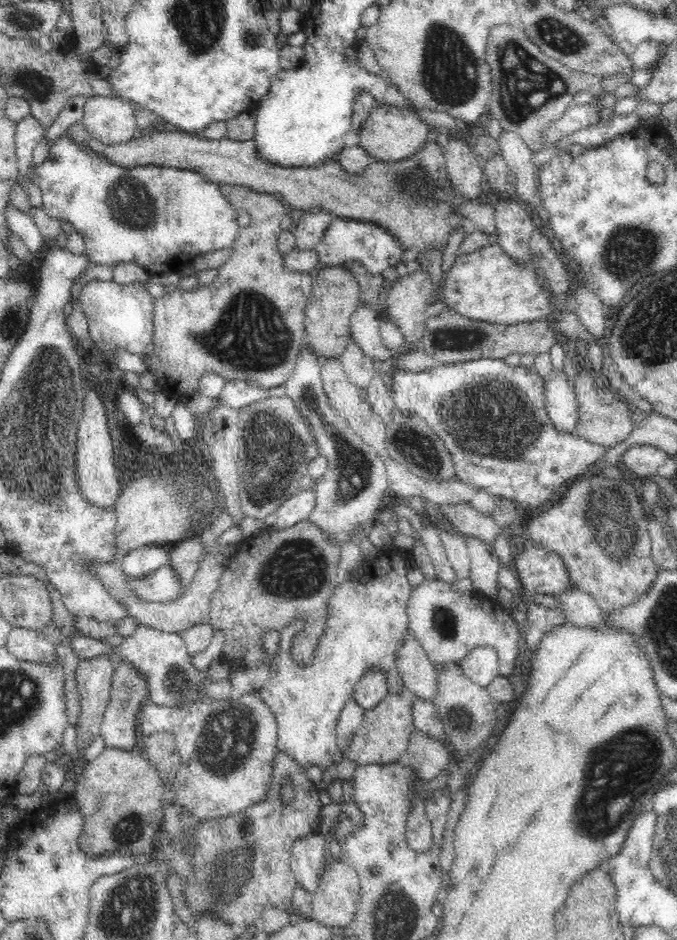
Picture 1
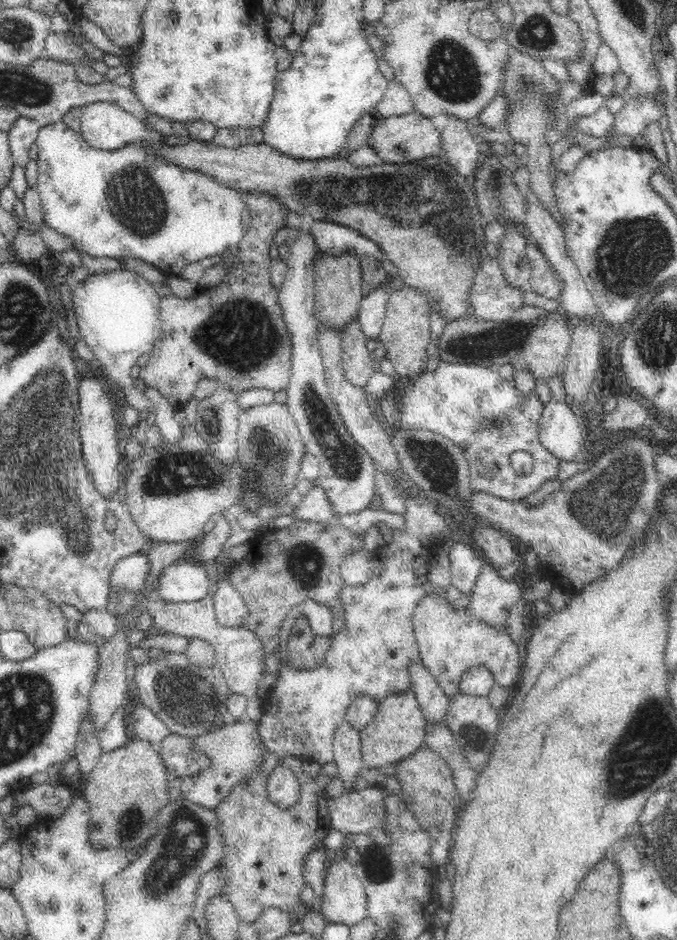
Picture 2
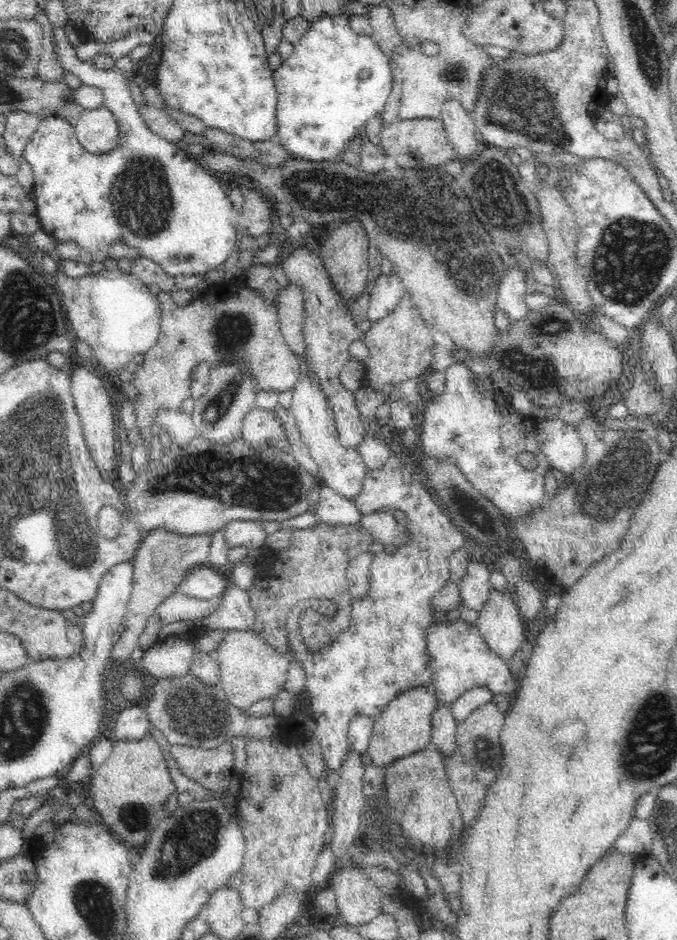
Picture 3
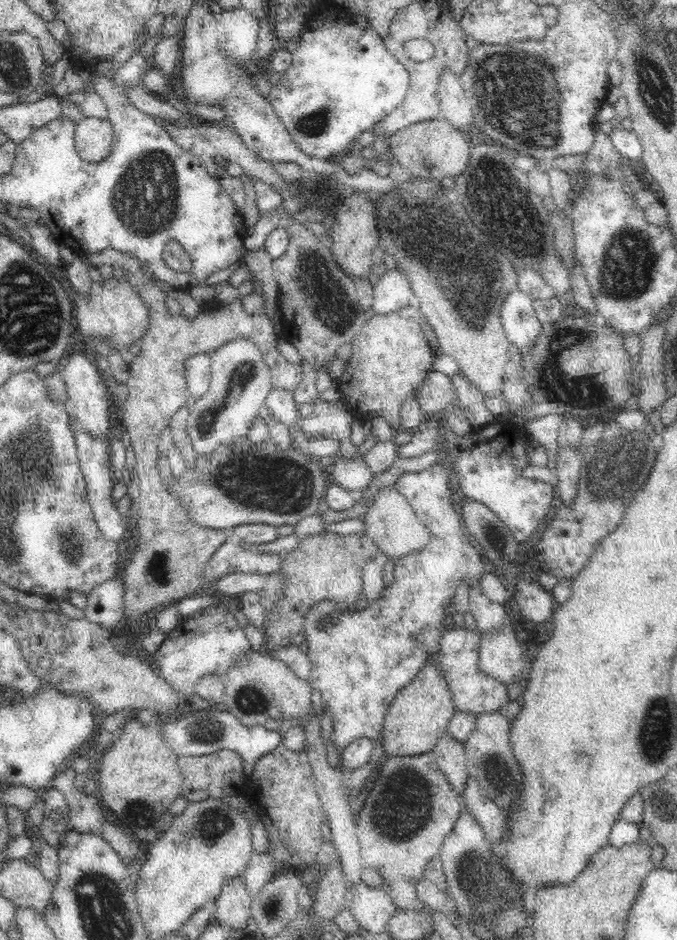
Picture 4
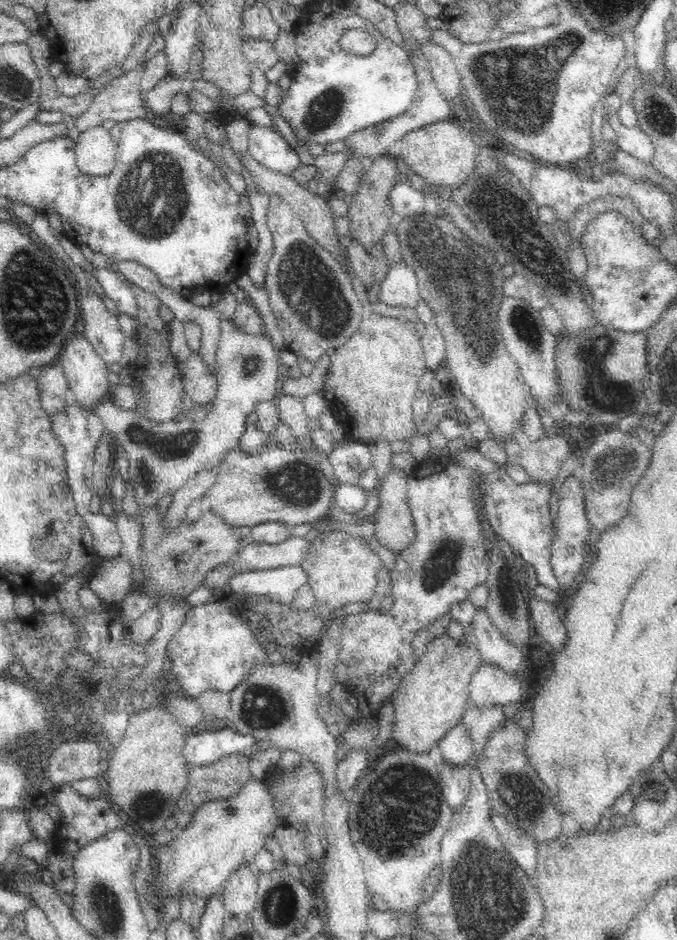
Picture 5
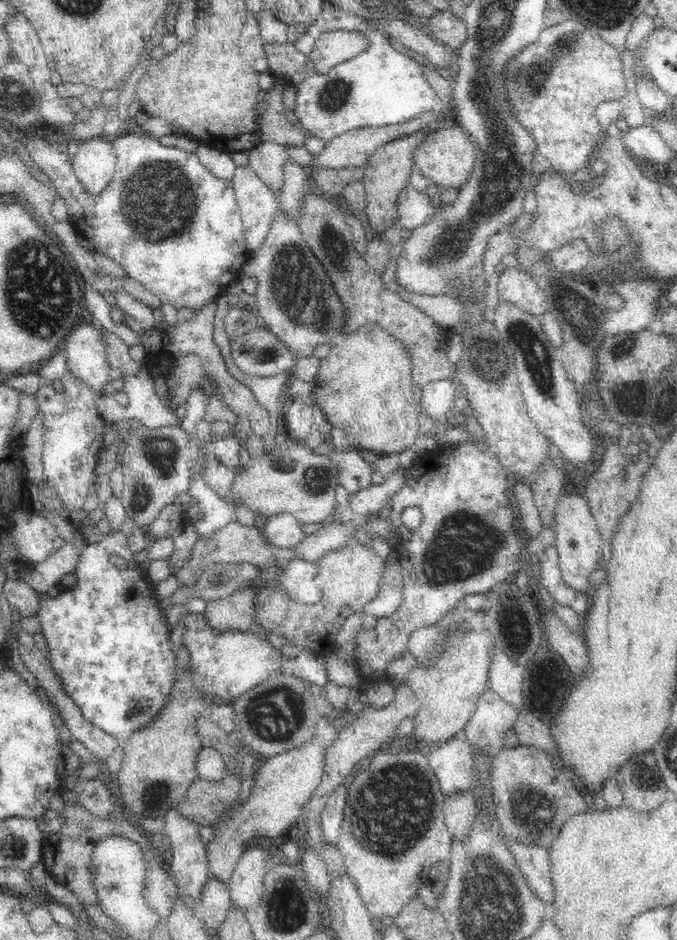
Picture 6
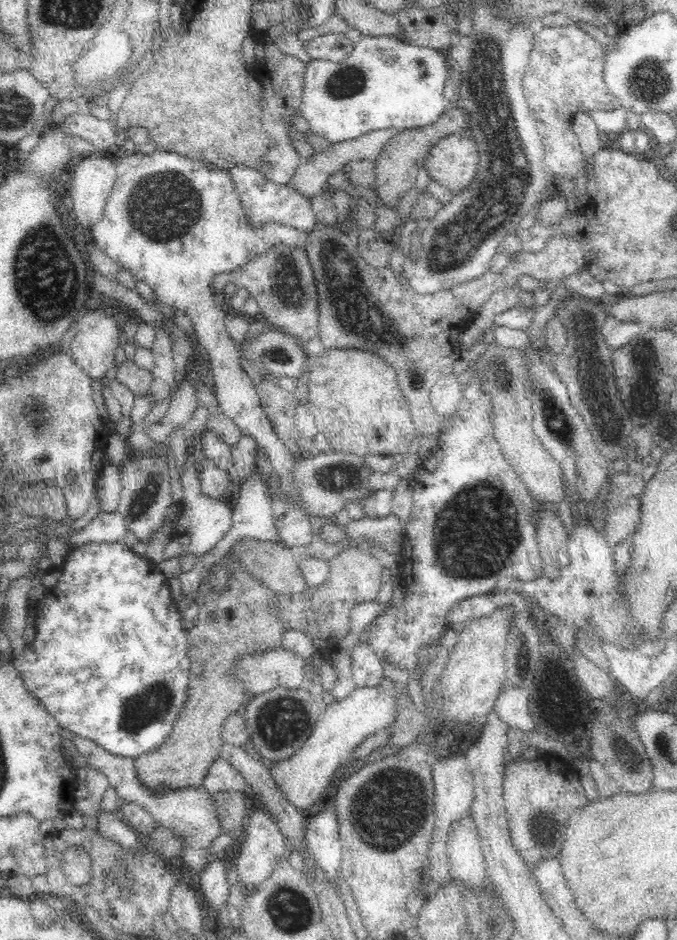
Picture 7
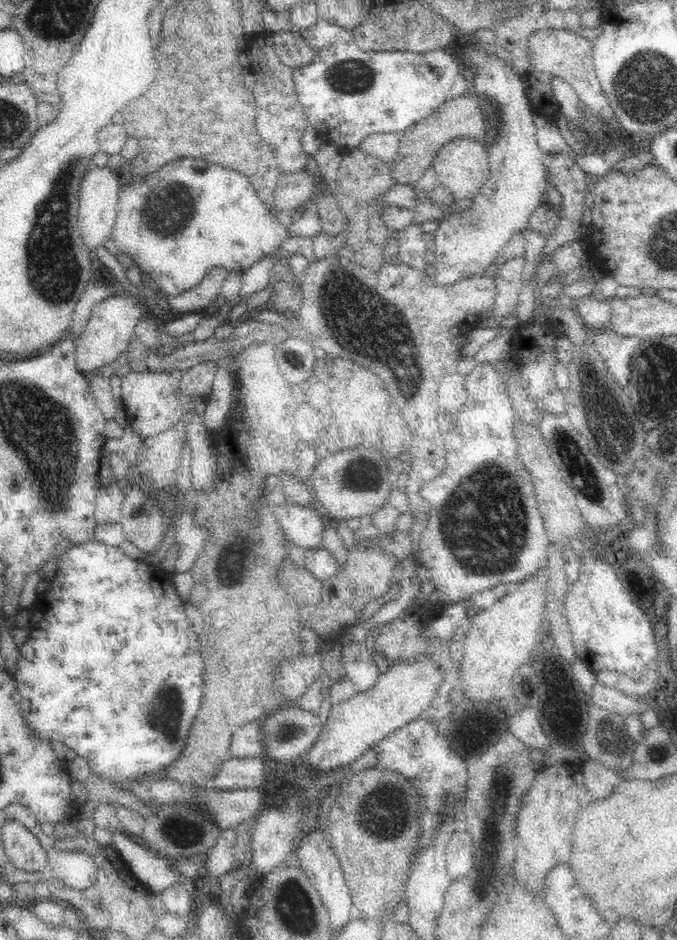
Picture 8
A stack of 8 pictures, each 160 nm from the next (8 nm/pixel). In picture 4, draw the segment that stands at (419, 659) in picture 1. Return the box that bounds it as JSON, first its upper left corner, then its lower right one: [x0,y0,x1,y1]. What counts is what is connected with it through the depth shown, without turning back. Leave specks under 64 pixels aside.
[431,732,469,794]

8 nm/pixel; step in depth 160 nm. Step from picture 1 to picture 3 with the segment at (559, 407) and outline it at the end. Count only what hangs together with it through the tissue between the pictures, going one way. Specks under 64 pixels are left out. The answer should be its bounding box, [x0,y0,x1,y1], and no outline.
[536,417,585,476]

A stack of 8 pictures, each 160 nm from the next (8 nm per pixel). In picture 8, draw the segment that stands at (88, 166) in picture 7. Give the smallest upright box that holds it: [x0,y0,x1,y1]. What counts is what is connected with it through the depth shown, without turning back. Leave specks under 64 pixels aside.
[77,165,122,250]

